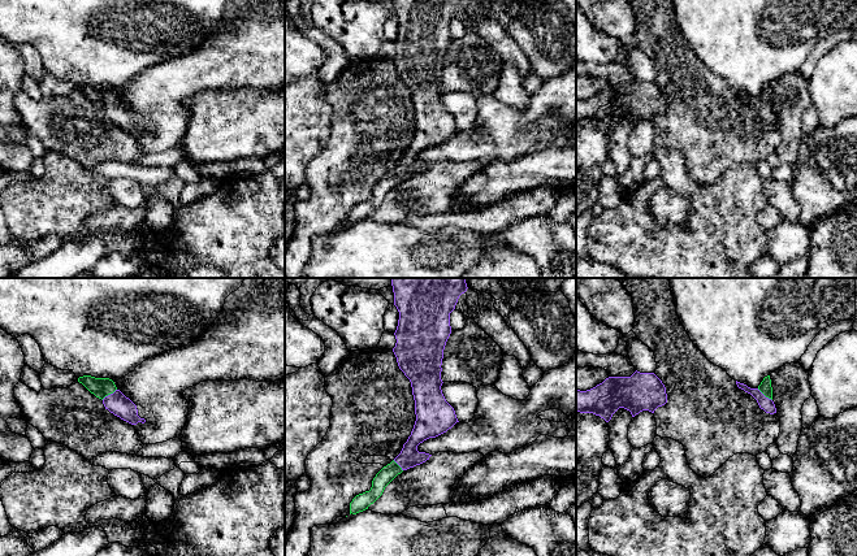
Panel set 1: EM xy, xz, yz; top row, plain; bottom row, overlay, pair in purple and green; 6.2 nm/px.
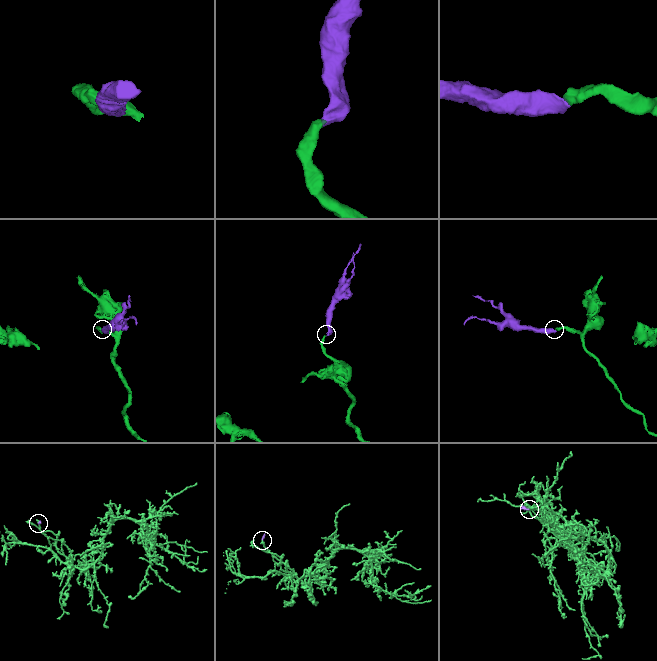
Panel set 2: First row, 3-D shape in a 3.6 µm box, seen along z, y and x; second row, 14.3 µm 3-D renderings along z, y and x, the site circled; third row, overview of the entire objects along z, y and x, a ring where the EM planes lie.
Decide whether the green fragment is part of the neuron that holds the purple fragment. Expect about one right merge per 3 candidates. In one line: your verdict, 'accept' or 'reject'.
accept

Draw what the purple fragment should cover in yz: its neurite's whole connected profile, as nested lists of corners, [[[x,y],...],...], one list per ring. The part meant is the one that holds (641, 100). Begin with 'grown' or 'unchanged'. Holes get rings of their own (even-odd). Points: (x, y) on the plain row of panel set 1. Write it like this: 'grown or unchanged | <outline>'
unchanged | [[[635,81],[631,86],[609,86],[596,96],[580,100],[576,99],[576,121],[593,122],[609,131],[613,123],[624,117],[631,121],[632,126],[642,120],[654,122],[658,116],[667,112],[666,96],[654,82]]]

